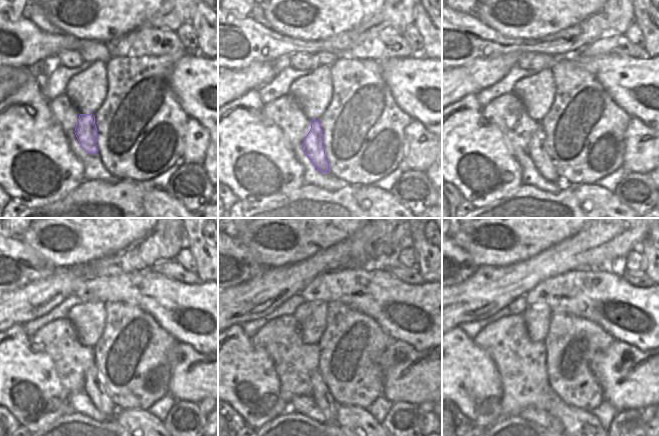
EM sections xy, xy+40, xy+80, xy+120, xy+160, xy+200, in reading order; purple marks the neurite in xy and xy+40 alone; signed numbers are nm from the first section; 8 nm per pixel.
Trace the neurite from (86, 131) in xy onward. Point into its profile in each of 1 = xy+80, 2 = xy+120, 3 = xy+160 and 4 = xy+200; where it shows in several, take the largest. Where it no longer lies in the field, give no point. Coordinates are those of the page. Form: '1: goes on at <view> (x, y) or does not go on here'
1: goes on at xy+80 (538, 145)
2: goes on at xy+120 (94, 387)
3: goes on at xy+160 (322, 396)
4: goes on at xy+200 (554, 421)

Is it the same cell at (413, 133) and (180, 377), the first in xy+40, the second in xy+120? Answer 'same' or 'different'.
same

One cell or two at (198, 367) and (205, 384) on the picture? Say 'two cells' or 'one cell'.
one cell

